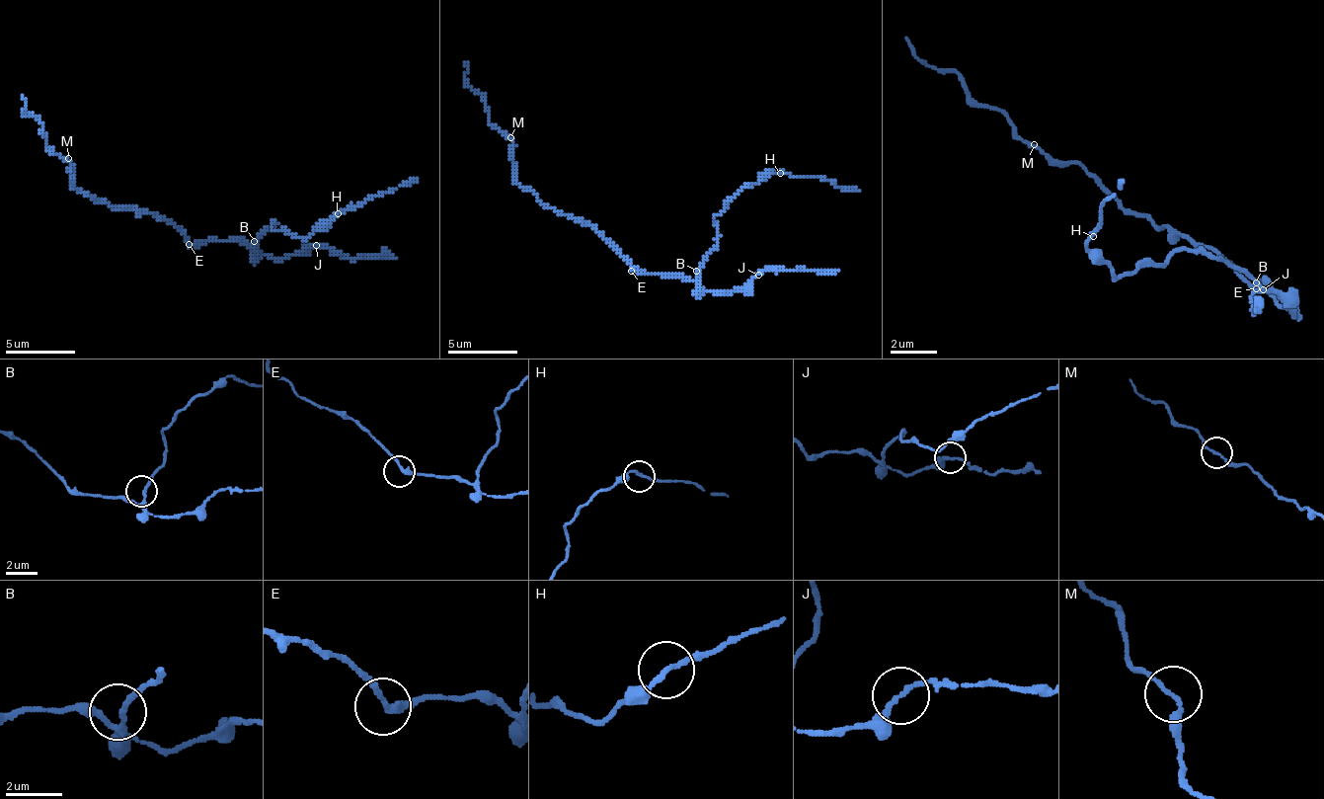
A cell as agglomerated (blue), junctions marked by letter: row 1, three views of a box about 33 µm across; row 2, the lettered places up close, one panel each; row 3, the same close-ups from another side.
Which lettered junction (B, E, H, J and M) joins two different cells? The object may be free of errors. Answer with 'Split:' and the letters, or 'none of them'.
Split: none of them

